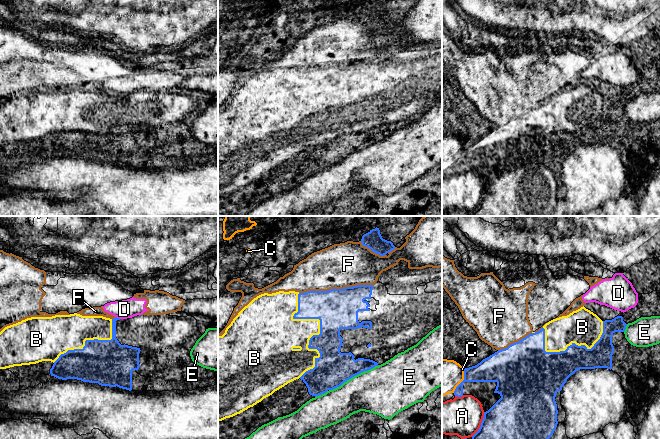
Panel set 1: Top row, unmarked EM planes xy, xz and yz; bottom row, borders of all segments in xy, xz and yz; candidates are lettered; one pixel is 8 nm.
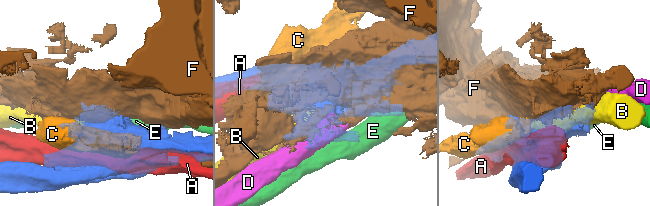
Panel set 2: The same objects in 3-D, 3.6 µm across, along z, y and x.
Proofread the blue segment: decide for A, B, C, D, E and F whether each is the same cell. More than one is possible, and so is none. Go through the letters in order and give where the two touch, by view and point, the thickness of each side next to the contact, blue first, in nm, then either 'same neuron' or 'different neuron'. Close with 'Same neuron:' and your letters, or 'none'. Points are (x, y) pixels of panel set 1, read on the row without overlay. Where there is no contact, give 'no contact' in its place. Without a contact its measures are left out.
A: contact yz (481, 200); calibres 500 and 320 nm; different neuron
B: contact xz (320, 107); calibres 320 and 240 nm; different neuron
C: contact yz (463, 156); calibres 200 and 280 nm; different neuron
D: contact xy (118, 94); calibres 150 and 150 nm; different neuron
E: contact xz (353, 152); calibres 280 and 380 nm; different neuron
F: contact xz (335, 65); calibres 320 and 360 nm; different neuron
Same neuron: none

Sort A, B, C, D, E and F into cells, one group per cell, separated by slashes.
A / B / C / D / E / F

